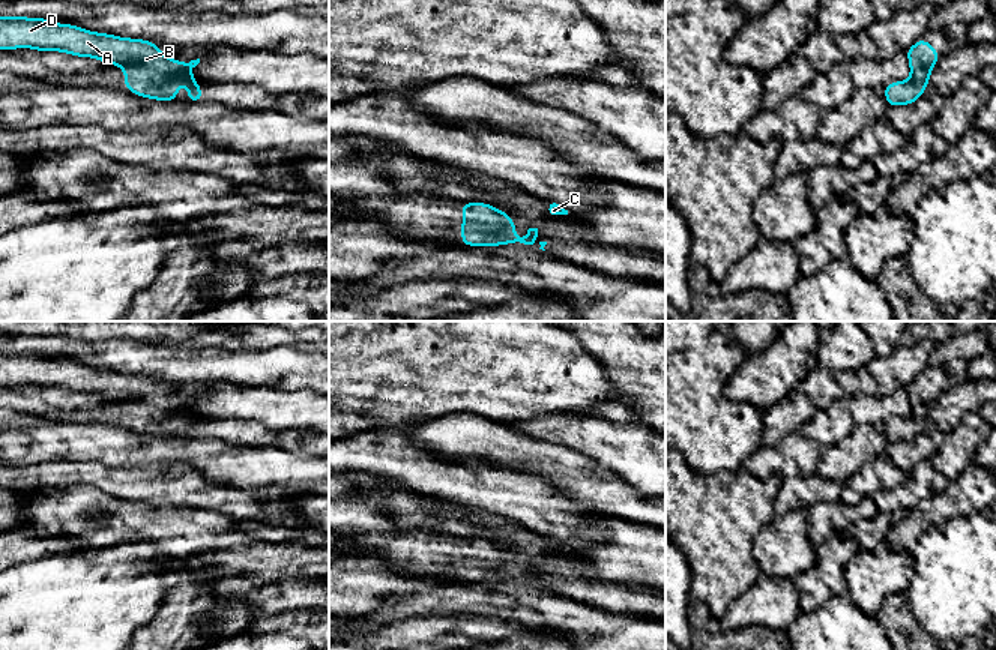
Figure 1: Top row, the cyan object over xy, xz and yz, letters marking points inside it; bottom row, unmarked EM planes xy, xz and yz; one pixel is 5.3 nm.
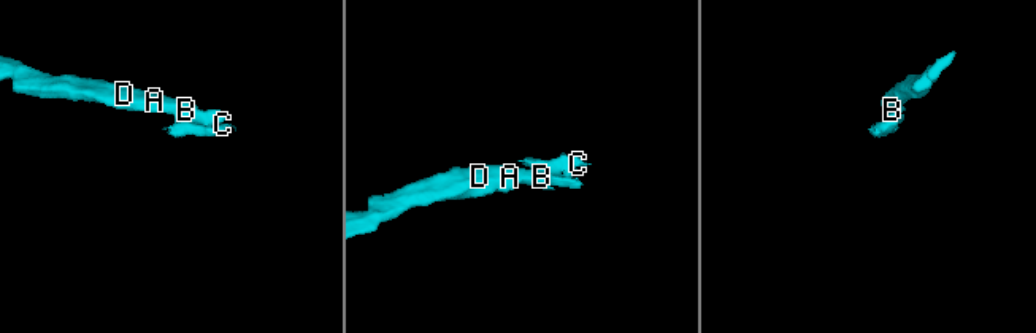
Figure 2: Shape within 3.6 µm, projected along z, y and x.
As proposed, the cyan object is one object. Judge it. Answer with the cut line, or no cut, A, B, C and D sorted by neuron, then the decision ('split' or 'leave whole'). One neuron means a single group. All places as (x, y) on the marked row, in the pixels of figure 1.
cut in xz along (463, 228), (485, 236), (514, 237); A B D / C; split

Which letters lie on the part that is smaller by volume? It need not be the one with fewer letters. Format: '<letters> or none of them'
C

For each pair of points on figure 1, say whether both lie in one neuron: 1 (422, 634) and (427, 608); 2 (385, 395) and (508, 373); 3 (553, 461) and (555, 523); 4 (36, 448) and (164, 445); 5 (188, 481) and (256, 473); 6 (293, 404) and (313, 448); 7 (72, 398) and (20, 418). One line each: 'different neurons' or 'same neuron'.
1: different neurons
2: same neuron
3: different neurons
4: same neuron
5: different neurons
6: different neurons
7: different neurons

